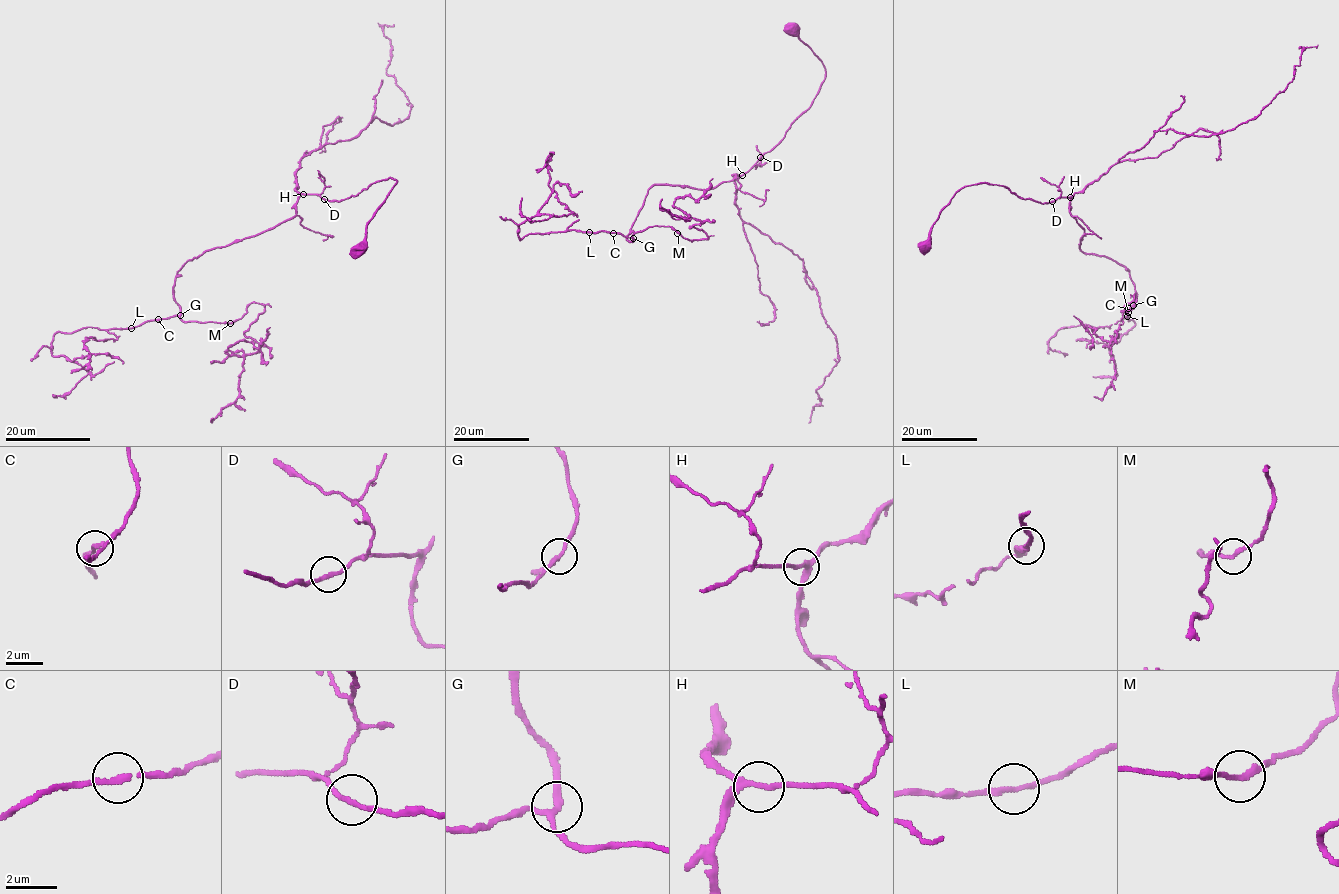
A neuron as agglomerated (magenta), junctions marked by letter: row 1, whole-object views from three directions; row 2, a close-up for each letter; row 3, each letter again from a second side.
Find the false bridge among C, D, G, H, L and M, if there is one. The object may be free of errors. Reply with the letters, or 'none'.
none

